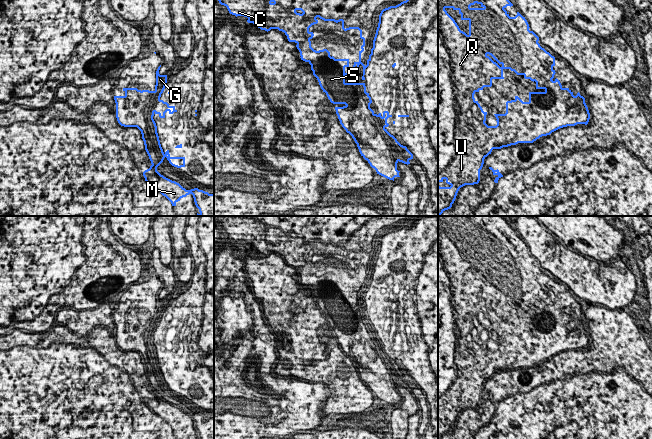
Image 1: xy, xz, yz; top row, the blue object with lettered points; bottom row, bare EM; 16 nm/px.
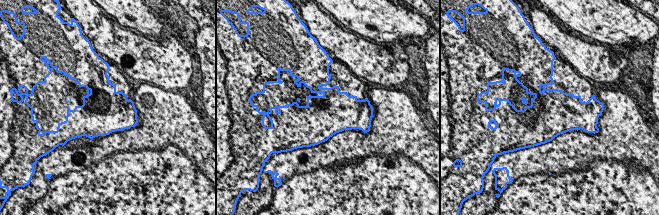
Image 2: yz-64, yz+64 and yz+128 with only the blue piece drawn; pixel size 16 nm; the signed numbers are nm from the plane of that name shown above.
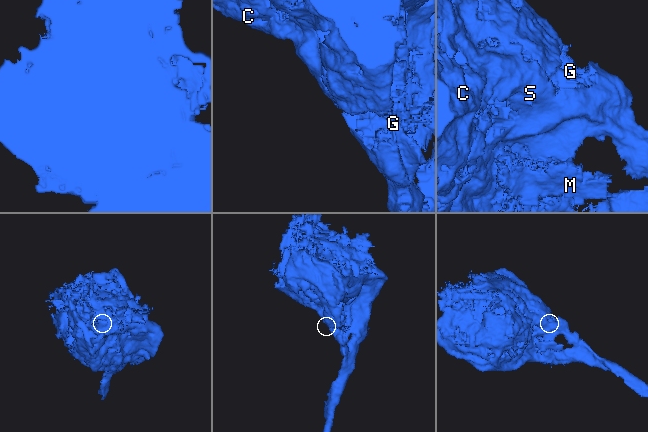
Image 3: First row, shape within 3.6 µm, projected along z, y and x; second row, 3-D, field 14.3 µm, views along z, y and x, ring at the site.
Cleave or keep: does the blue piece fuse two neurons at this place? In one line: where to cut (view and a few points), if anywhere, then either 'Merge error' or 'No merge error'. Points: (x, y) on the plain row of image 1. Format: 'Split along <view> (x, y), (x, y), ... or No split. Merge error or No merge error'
No split. No merge error

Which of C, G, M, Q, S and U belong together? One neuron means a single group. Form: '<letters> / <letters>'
C G M Q S U

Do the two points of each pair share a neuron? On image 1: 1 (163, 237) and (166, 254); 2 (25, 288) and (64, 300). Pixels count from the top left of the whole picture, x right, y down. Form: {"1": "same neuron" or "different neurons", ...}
{"1": "same neuron", "2": "same neuron"}

